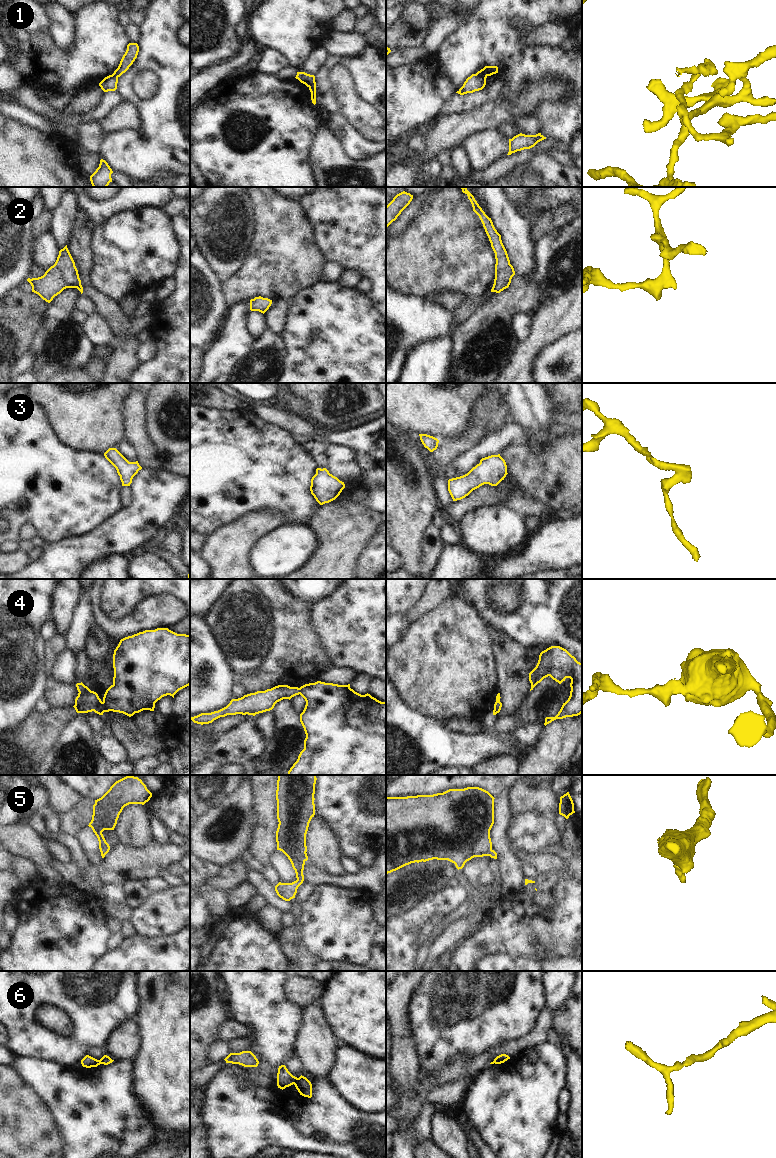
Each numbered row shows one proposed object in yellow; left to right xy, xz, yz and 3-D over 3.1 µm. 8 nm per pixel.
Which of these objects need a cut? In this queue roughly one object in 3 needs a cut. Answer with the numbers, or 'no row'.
1, 4, 6.

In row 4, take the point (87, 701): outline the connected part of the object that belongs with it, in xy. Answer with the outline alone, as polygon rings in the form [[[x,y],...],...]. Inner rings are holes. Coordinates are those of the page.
[[[82,682],[76,684],[78,690],[78,696],[75,699],[75,705],[73,706],[77,713],[88,713],[94,711],[99,715],[103,715],[104,704],[99,698],[98,694],[91,691]]]

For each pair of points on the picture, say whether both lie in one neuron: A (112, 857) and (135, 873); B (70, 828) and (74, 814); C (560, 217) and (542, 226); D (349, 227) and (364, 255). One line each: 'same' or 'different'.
A: same
B: same
C: same
D: same

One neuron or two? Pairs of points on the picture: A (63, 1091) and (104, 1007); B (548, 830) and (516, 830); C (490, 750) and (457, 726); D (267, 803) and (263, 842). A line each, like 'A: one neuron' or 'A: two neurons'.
A: two neurons
B: one neuron
C: two neurons
D: one neuron

